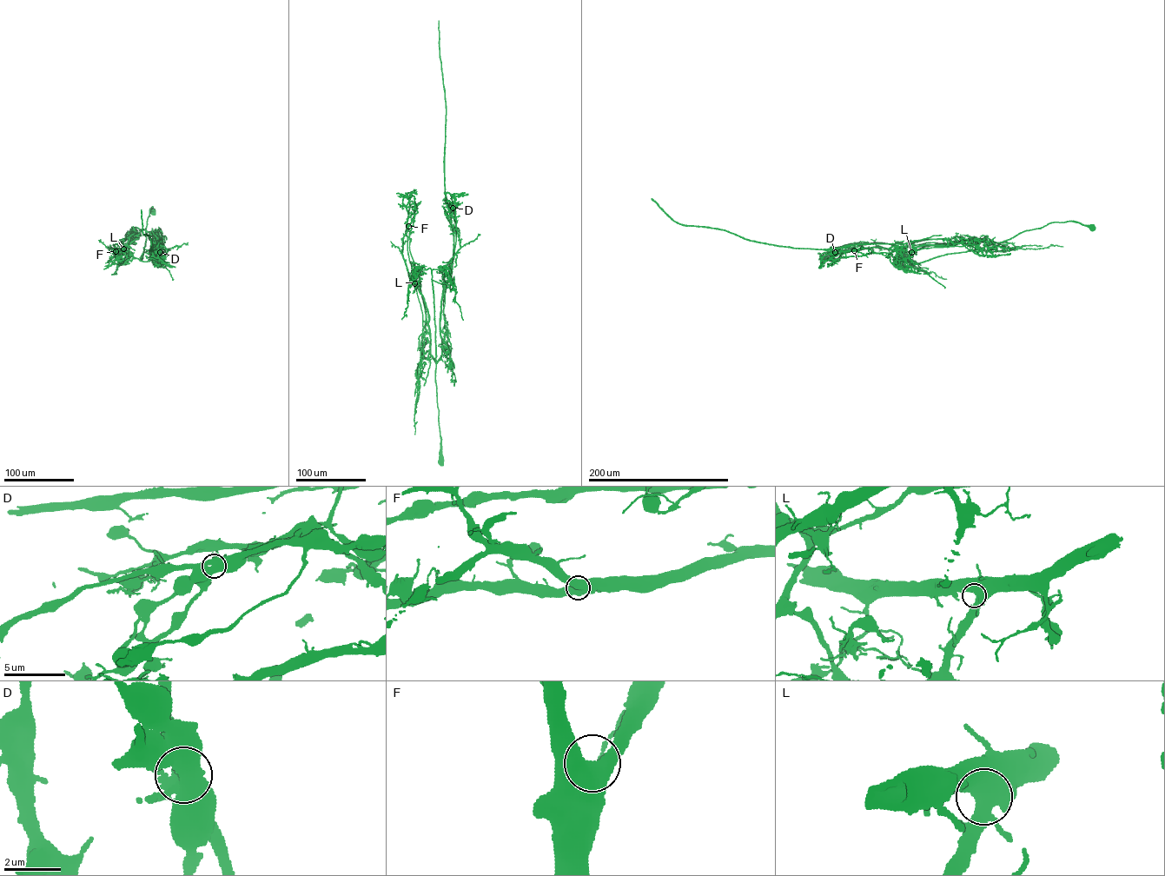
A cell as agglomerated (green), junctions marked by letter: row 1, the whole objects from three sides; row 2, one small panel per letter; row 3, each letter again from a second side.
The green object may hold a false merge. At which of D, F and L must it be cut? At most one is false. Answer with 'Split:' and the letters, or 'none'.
Split: D

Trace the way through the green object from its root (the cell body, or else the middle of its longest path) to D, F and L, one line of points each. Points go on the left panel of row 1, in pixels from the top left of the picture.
D: (152, 211), (146, 232), (151, 231), (149, 239), (156, 248), (168, 248), (160, 251)
F: (152, 211), (146, 232), (141, 229), (137, 238), (126, 248), (113, 248), (110, 246), (115, 251)
L: (152, 211), (146, 232), (141, 229), (137, 238), (123, 248)

